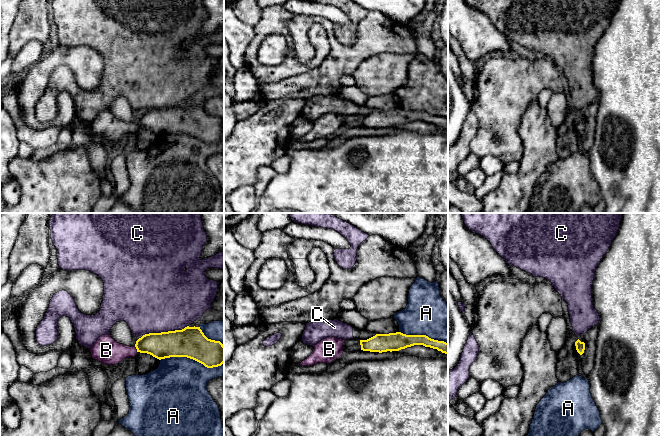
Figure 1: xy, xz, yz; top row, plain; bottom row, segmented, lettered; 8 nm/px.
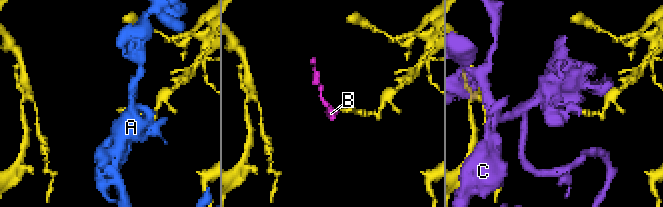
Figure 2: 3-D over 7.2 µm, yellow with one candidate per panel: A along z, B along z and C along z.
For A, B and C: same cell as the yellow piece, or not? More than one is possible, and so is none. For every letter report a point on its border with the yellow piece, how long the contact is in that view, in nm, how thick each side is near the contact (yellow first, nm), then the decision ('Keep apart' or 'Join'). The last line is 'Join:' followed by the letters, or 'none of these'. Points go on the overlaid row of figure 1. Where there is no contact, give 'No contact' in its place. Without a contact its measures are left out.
A: Touches yellow at xy (191, 358). Shared border 500 nm. Thickness 240 nm (yellow) against 380 nm. Keep apart
B: Touches yellow at xy (136, 348). Shared border 50 nm. Thickness 220 nm (yellow) against 200 nm. Join
C: Touches yellow at xy (165, 332). Shared border 360 nm. Thickness 240 nm (yellow) against 480 nm. Keep apart
Join: B

